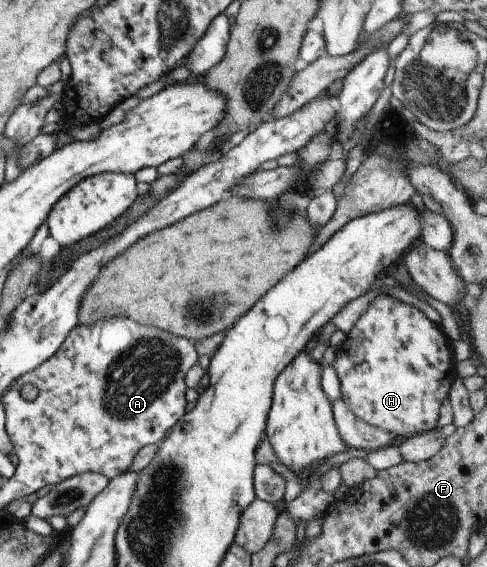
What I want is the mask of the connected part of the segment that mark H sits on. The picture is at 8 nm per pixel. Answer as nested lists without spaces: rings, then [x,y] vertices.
[[[389,295],[375,296],[365,312],[345,333],[333,366],[341,383],[342,400],[353,416],[377,430],[393,434],[396,441],[437,428],[439,407],[447,398],[453,379],[457,378],[449,340],[415,307]]]

